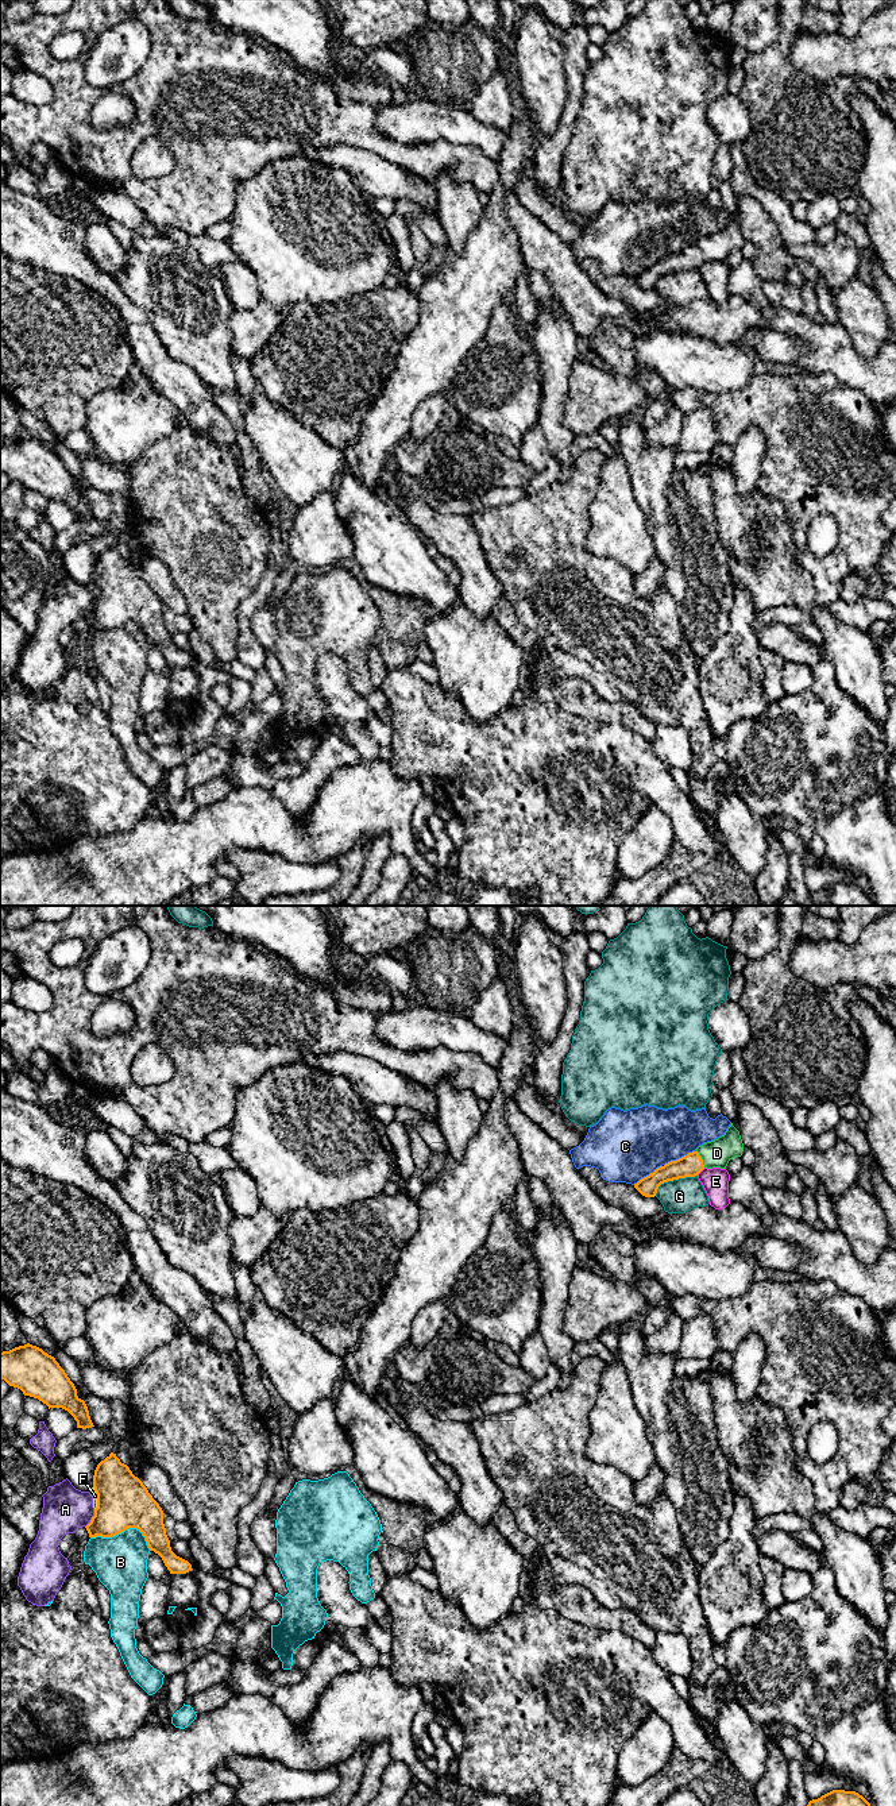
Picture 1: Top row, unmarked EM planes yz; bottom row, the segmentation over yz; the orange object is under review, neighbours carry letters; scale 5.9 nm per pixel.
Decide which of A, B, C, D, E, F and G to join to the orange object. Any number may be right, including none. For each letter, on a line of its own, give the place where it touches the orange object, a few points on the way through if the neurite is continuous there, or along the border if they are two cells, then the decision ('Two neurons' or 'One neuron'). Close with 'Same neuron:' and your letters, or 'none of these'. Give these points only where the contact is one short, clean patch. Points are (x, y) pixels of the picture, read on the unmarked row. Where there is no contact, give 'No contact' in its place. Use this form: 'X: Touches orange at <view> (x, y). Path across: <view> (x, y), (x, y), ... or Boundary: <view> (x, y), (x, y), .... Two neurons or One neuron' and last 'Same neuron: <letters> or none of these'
A: Touches orange at yz (92, 612). Two neurons
B: Touches orange at yz (124, 622). Two neurons
C: Touches orange at yz (679, 251). Boundary: yz (695, 243), (664, 258). Two neurons
D: Touches orange at yz (701, 251). Path across: yz (690, 258), (701, 251), (717, 246). One neuron
E: Touches orange at yz (701, 263). Two neurons
F: Touches orange at yz (97, 591). Two neurons
G: Touches orange at yz (674, 271). Two neurons
Same neuron: D

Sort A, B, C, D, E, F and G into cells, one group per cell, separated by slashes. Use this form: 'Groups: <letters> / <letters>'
Groups: A F / B / C / D / E / G

